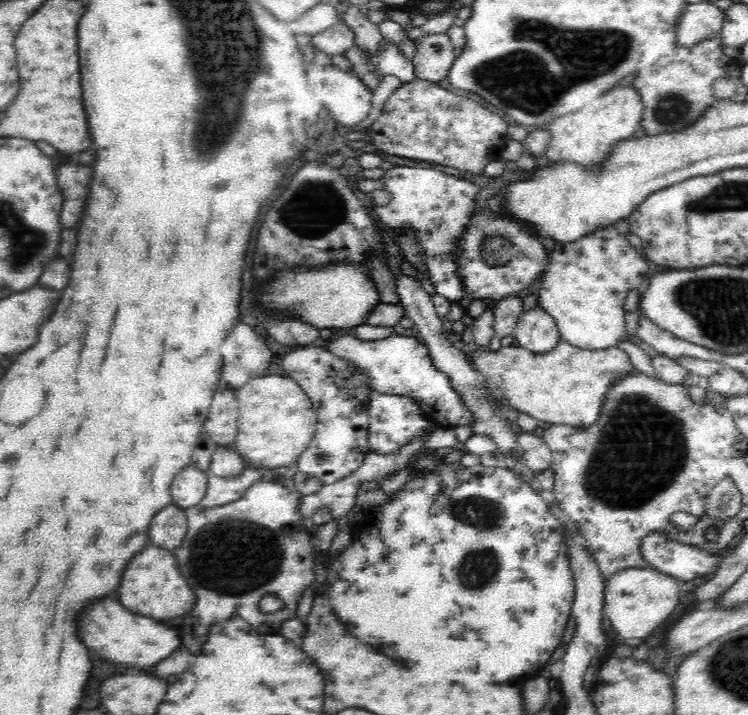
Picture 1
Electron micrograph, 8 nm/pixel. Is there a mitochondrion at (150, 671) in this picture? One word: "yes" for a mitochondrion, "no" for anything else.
no

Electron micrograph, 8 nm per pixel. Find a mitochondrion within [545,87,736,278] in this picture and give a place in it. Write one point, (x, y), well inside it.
(672, 110)

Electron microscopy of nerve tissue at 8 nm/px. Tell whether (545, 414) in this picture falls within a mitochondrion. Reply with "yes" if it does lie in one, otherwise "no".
no

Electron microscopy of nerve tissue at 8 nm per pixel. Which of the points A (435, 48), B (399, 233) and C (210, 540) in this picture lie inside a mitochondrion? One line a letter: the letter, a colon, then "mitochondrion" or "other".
A: mitochondrion
B: other
C: mitochondrion

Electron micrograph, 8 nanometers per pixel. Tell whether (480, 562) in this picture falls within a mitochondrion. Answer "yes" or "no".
yes

